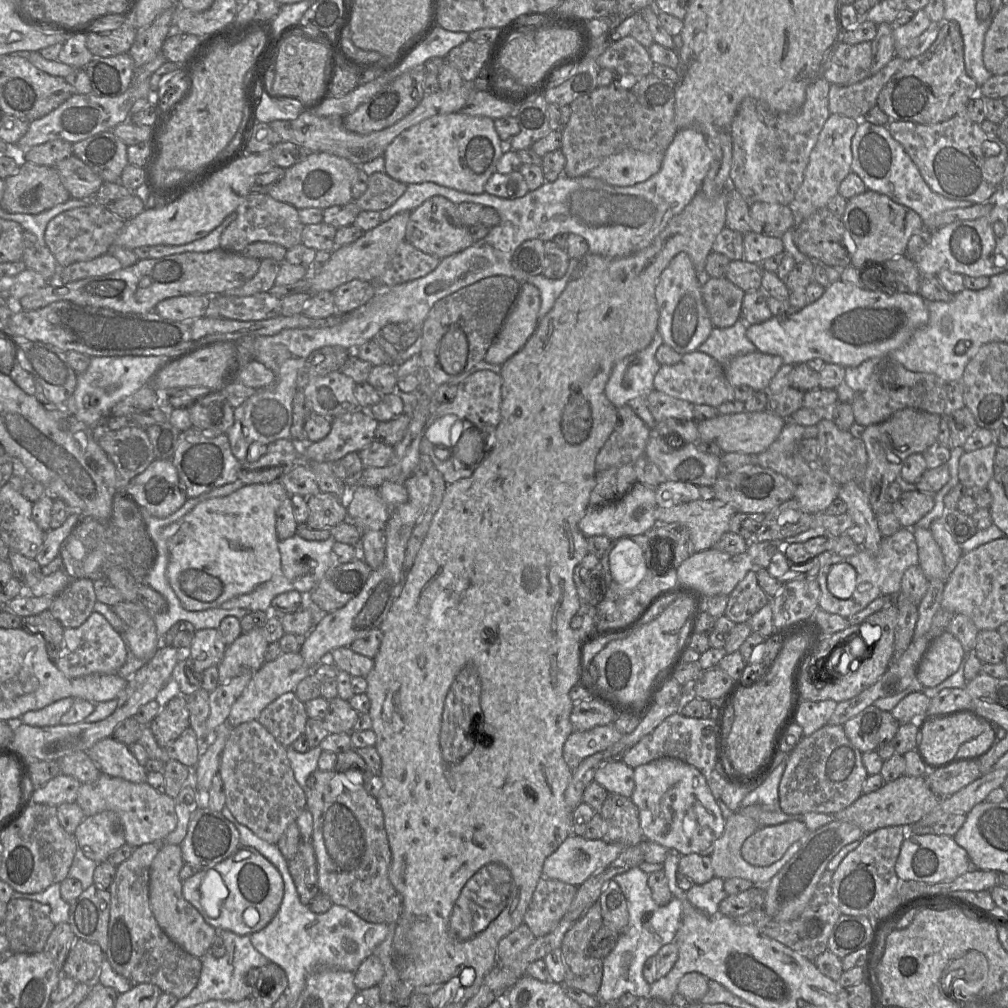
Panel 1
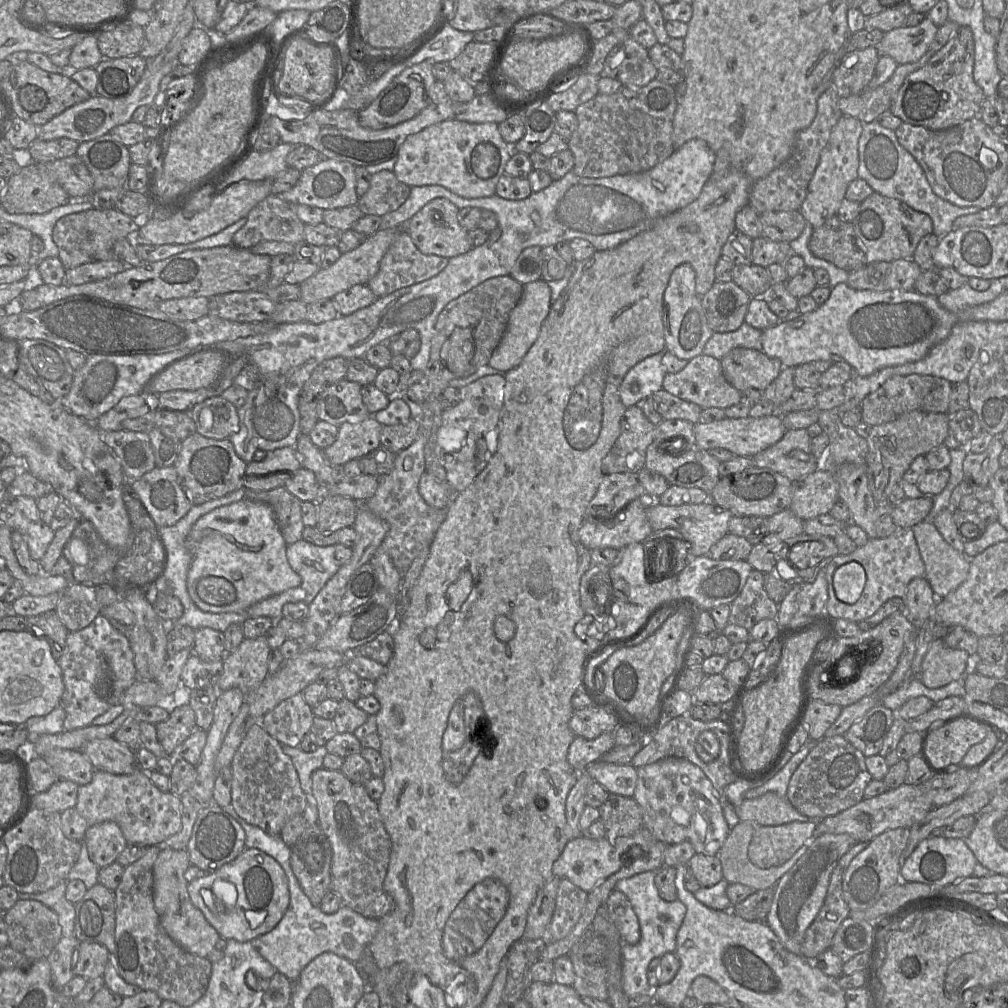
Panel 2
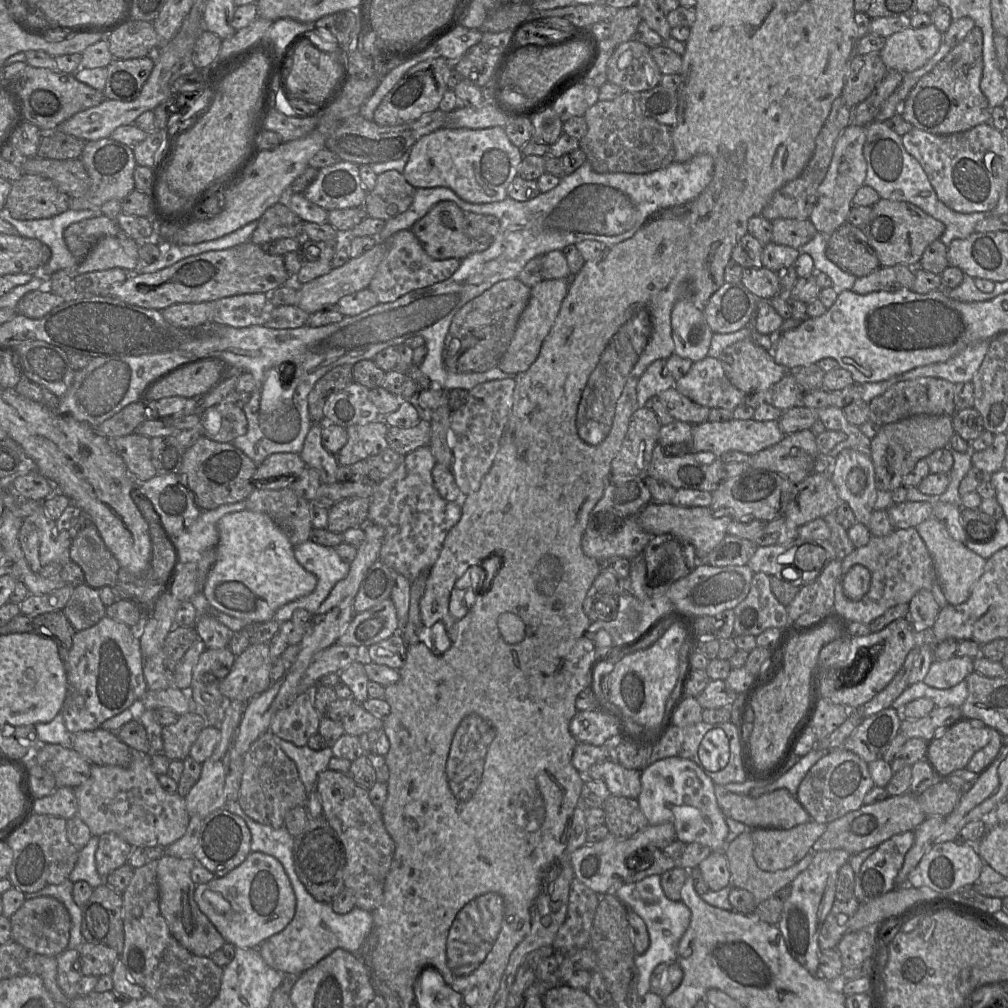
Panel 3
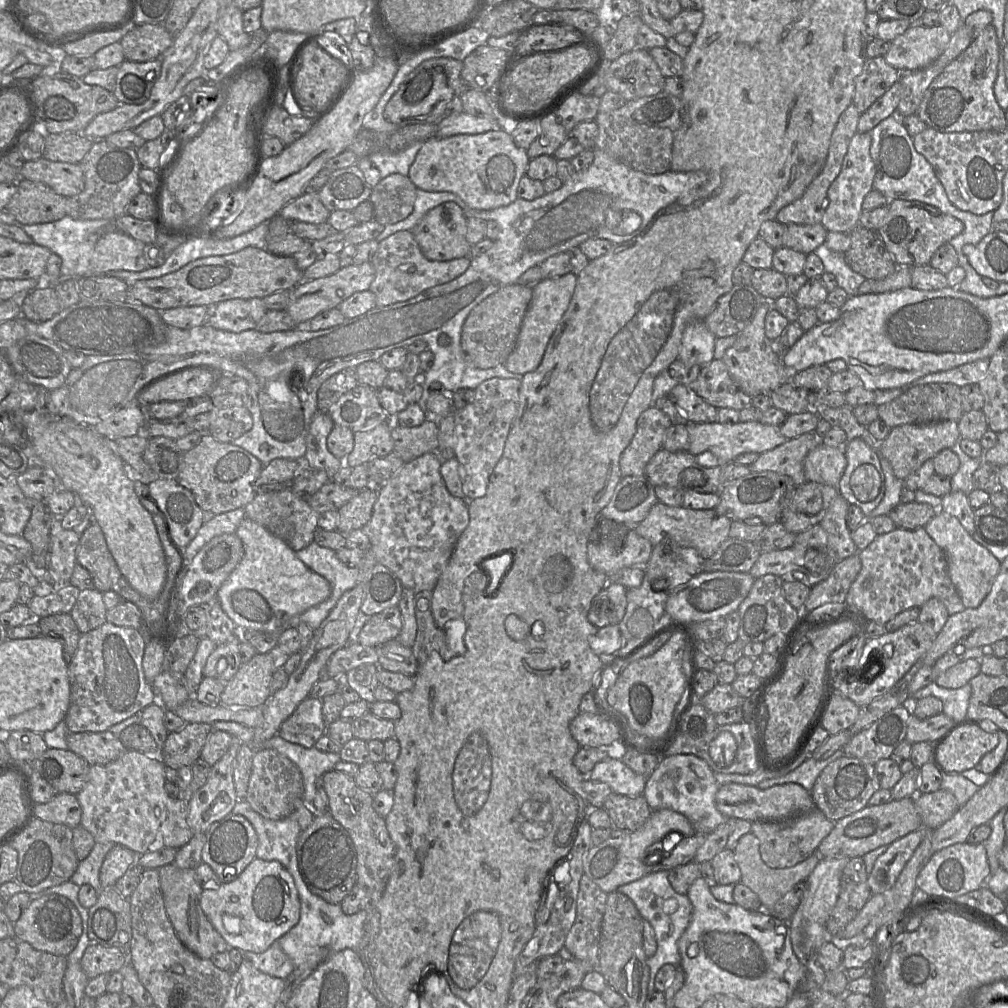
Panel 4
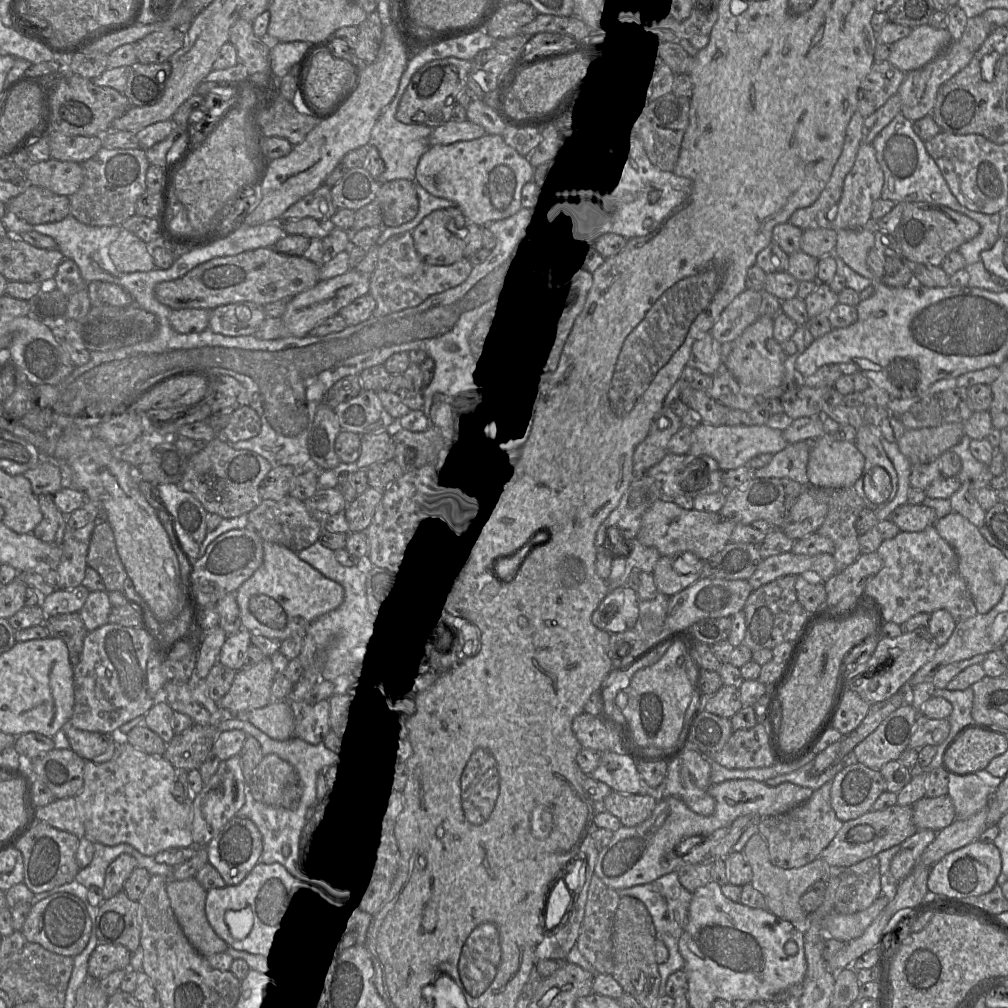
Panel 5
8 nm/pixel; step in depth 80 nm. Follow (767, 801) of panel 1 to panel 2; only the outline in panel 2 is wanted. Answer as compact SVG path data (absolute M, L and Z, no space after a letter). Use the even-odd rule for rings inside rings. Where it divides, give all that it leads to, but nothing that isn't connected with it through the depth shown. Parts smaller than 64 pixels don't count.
M817 741L807 742L790 760L780 768L779 772L768 782L760 784L759 787L747 791L746 799L754 799L768 792L773 792L780 797L786 797L790 779L799 765L807 757Z

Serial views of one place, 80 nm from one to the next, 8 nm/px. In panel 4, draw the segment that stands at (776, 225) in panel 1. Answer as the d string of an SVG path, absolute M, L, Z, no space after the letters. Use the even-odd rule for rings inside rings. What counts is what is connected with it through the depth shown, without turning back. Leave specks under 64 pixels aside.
M789 223L785 225L783 244L805 254L814 253L816 248L825 243L827 234L822 224Z

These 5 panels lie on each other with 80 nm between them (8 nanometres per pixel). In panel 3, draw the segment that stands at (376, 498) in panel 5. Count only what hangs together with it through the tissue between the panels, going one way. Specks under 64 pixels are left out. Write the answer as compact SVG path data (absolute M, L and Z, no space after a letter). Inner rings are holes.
M370 498L344 499L328 509L326 529L334 533L344 533L355 527L363 527L368 522Z

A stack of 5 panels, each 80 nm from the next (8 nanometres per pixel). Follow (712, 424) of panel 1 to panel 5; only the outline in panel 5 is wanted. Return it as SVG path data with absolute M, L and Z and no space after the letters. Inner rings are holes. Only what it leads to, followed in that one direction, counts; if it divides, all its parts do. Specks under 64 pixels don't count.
M700 423L692 429L692 443L689 454L695 457L708 456L714 459L722 472L746 466L749 460L761 454L776 454L782 451L788 442L781 430L767 425L749 426L713 426Z

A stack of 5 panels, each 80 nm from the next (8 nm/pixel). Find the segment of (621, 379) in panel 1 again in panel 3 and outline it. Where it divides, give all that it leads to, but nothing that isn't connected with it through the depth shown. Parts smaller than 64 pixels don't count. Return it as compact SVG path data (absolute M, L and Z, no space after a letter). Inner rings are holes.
M665 359L652 362L640 376L637 383L637 402L645 406L646 402L660 392L674 386L676 379L666 366Z

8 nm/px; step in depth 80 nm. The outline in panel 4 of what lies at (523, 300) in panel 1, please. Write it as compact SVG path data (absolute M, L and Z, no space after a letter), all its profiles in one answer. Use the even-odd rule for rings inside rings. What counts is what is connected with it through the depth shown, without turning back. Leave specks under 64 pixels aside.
M573 272L540 281L532 288L532 299L524 315L515 347L504 366L512 373L524 375L540 365L548 341L567 310L577 283Z

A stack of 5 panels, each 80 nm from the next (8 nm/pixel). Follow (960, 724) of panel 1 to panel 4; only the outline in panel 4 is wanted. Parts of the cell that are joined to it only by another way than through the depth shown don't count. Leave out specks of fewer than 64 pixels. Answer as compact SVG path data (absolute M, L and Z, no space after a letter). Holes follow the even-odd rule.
M965 725L955 729L947 737L933 744L933 761L942 772L963 772L975 768L983 759L985 763L992 756L986 755L999 743L997 734L993 734L974 725Z

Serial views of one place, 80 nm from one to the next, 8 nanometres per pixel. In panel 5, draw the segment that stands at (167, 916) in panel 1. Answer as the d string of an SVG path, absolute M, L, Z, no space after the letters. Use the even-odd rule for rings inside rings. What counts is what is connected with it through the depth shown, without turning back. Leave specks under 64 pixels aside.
M191 877L185 880L169 879L166 892L190 944L204 957L226 952L228 944L214 931L206 916L207 890Z

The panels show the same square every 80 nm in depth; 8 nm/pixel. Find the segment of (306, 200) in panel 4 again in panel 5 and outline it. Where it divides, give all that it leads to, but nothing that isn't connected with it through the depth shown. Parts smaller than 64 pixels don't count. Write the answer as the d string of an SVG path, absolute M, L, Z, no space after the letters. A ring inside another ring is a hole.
M320 186L311 194L305 196L290 206L281 216L283 221L314 218L319 221L329 221L337 212L331 198L331 187Z

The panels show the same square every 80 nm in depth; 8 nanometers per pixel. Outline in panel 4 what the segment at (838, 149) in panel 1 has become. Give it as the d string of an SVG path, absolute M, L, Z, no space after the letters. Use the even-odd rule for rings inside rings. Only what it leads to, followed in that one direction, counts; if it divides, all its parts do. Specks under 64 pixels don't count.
M857 132L850 140L841 171L827 191L828 205L821 224L827 231L849 233L859 225L865 196L873 189L875 164L870 154L871 133Z

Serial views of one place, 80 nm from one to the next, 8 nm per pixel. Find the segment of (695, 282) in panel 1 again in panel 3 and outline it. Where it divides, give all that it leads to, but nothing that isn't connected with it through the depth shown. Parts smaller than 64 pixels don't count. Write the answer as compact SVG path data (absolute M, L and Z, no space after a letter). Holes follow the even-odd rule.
M687 297L679 298L671 311L674 353L696 362L708 356L713 332L703 309L696 307Z

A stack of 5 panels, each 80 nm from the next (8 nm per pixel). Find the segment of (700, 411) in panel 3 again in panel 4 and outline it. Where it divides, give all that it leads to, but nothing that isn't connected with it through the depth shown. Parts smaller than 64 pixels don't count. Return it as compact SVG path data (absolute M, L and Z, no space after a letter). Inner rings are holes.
M677 384L666 395L688 422L717 422L718 409L698 396L690 387Z

